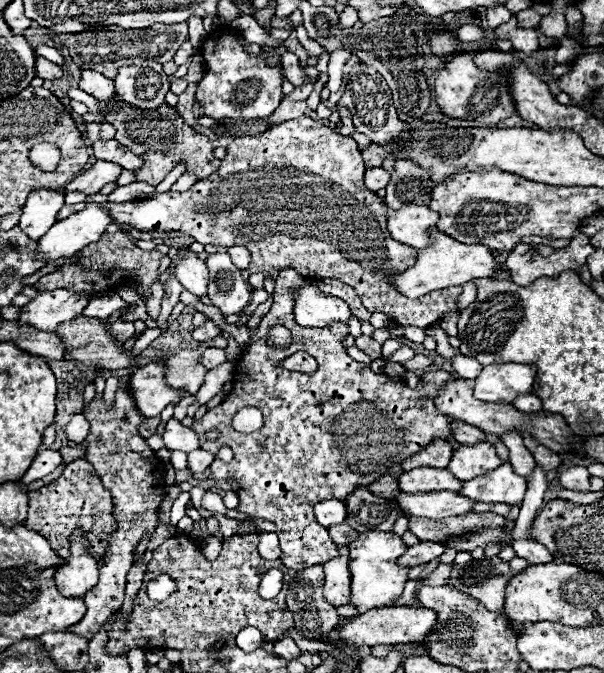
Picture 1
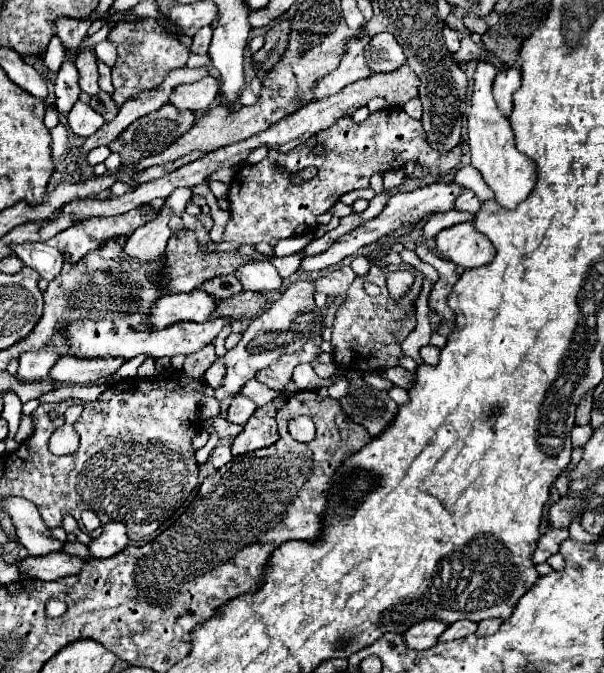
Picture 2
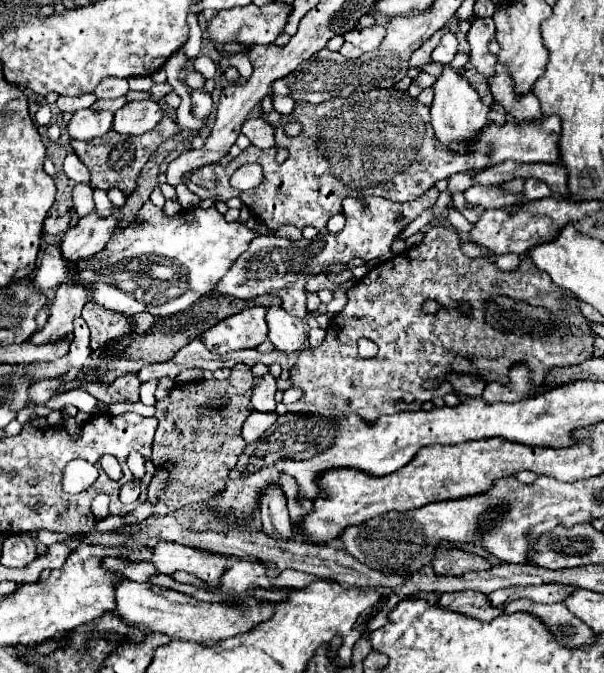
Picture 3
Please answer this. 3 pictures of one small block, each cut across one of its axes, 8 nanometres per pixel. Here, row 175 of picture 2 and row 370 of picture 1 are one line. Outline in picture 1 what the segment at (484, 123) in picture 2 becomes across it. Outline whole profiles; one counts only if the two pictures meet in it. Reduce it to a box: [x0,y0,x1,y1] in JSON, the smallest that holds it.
[474,364,536,402]

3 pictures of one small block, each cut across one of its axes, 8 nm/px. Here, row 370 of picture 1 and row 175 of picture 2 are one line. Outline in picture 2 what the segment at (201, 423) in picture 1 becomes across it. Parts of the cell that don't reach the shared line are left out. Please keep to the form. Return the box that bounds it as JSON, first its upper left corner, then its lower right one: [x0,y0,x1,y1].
[224,106,462,244]

